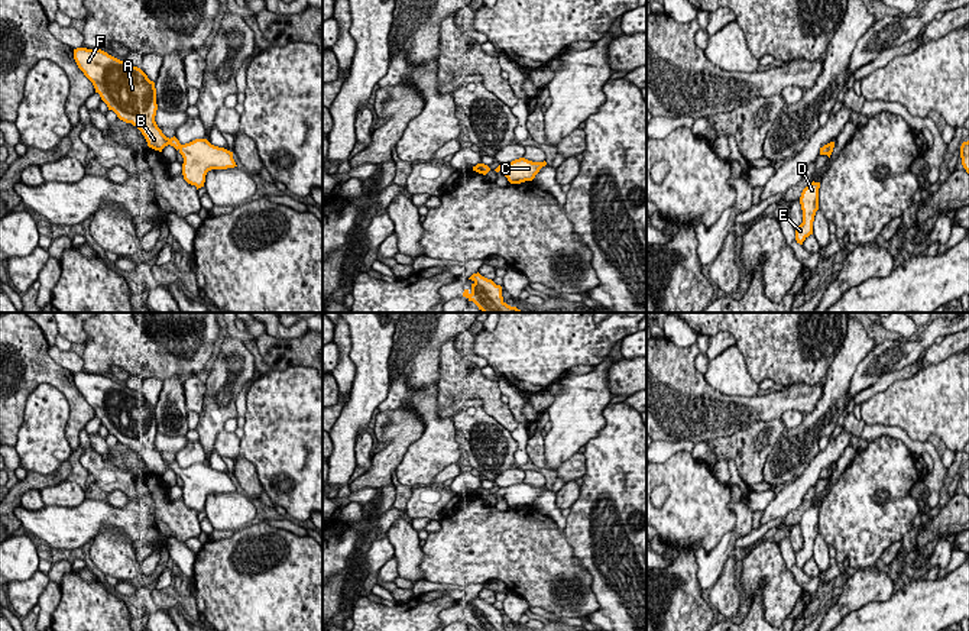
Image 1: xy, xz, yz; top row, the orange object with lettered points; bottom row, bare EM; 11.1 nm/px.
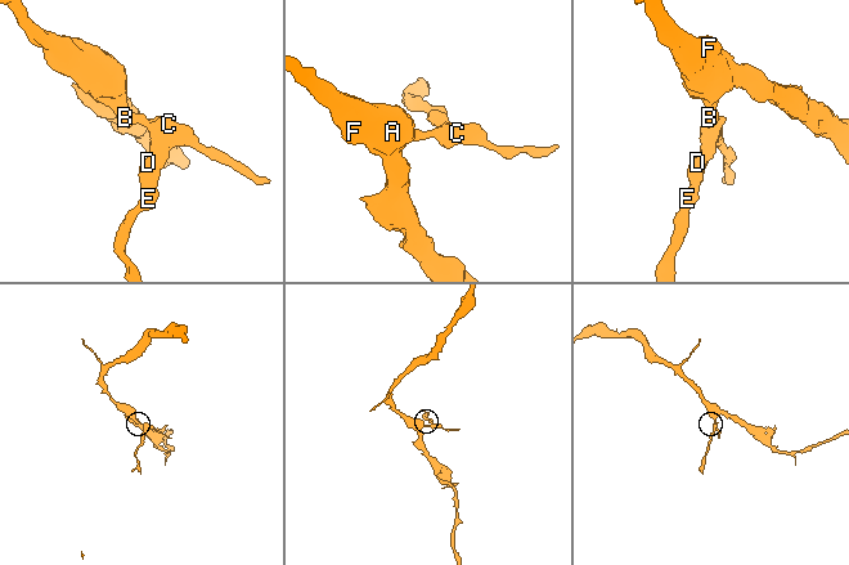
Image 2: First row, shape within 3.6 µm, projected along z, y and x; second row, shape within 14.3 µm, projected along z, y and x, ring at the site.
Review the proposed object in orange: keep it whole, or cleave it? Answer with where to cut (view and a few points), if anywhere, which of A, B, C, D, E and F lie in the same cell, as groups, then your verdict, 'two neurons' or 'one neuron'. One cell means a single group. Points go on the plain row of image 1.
no cut; A B C D E F; one neuron

